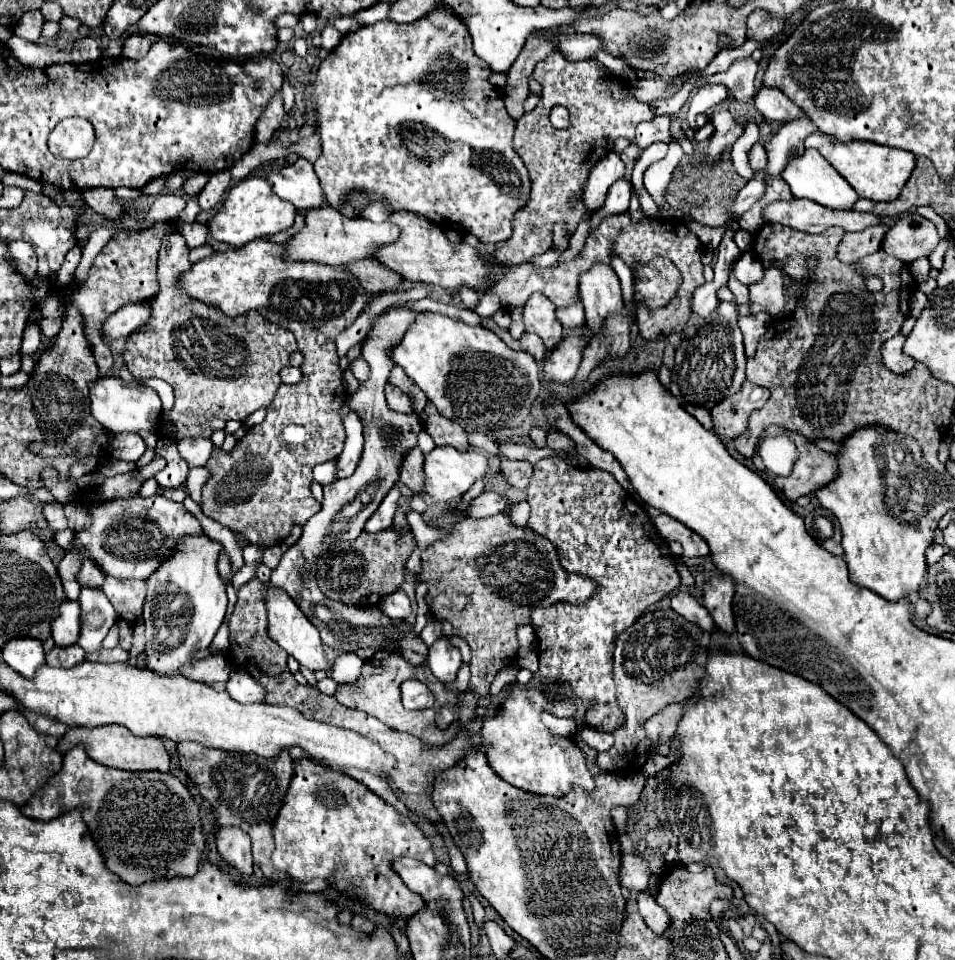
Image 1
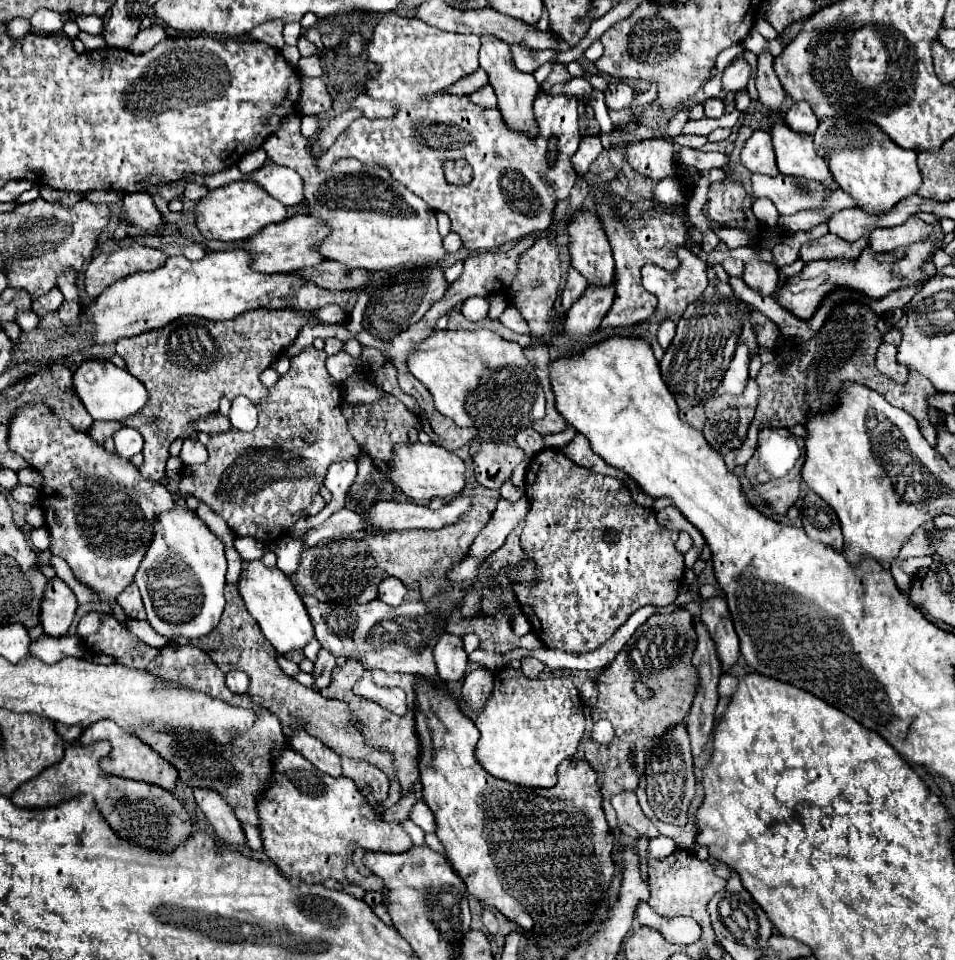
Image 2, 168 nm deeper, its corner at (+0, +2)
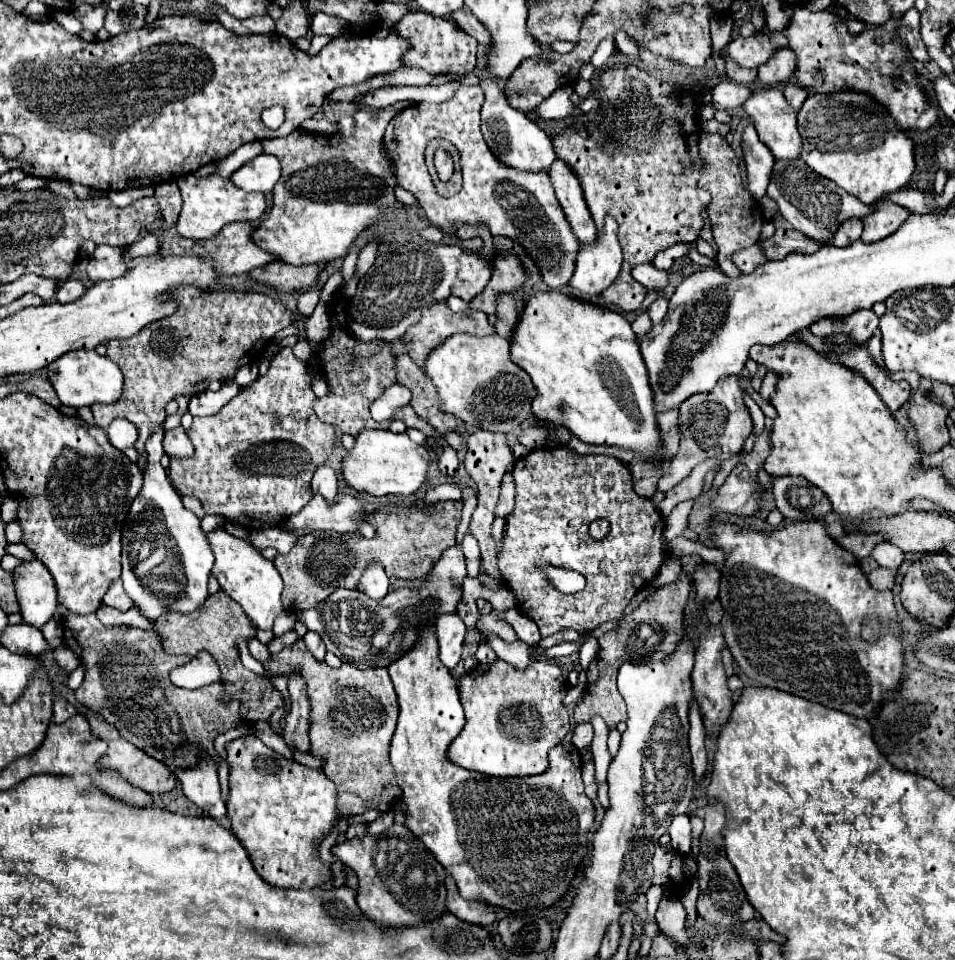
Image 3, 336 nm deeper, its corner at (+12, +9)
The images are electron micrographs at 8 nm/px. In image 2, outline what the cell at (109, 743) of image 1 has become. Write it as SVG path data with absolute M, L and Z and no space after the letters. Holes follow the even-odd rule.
M97 721L91 727L87 727L81 737L79 743L81 745L89 745L95 741L109 741L111 743L111 753L107 757L101 759L103 763L103 771L107 771L109 775L117 775L117 777L125 777L125 779L135 779L135 781L147 781L153 785L159 785L163 789L173 791L175 783L177 783L177 771L175 767L171 767L171 763L167 763L161 755L157 755L157 751L153 751L147 743L139 741L137 735L123 731L117 723L113 721Z

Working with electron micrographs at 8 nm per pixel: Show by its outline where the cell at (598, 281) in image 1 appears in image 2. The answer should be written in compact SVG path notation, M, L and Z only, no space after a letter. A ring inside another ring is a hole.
M577 213L569 225L571 265L585 275L589 287L609 287L615 277L615 263L603 225L591 213Z

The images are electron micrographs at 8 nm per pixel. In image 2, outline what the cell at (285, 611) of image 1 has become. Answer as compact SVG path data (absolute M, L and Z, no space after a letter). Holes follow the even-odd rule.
M261 561L247 563L247 567L241 571L239 593L245 601L247 611L255 617L263 635L271 641L271 645L277 649L277 653L287 655L287 653L303 651L305 645L315 637L313 623L307 615L307 609L305 609L299 593L295 591L295 585L279 569L267 569Z

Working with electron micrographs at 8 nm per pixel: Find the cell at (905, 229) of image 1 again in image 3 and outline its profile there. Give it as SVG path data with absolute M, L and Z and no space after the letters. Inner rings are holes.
M879 198L875 204L877 204L875 212L871 212L865 218L861 218L863 220L863 234L861 234L863 242L879 242L879 240L887 238L909 216L909 210L905 210L903 206L893 204L889 200Z

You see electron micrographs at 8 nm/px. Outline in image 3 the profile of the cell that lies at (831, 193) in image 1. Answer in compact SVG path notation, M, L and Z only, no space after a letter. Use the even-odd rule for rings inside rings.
M753 88L751 96L745 100L743 104L745 112L749 114L749 118L753 120L755 124L755 130L759 134L759 140L773 152L773 156L777 160L781 158L799 158L799 152L801 152L801 136L797 132L797 114L795 110L787 104L785 96L781 90L777 88Z

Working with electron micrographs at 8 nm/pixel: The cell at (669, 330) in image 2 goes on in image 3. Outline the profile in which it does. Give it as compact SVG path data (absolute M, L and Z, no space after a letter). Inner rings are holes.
M661 296L661 298L657 298L651 306L649 306L649 314L651 314L651 320L653 322L661 322L663 320L663 316L665 316L665 312L667 312L667 298L665 296Z

